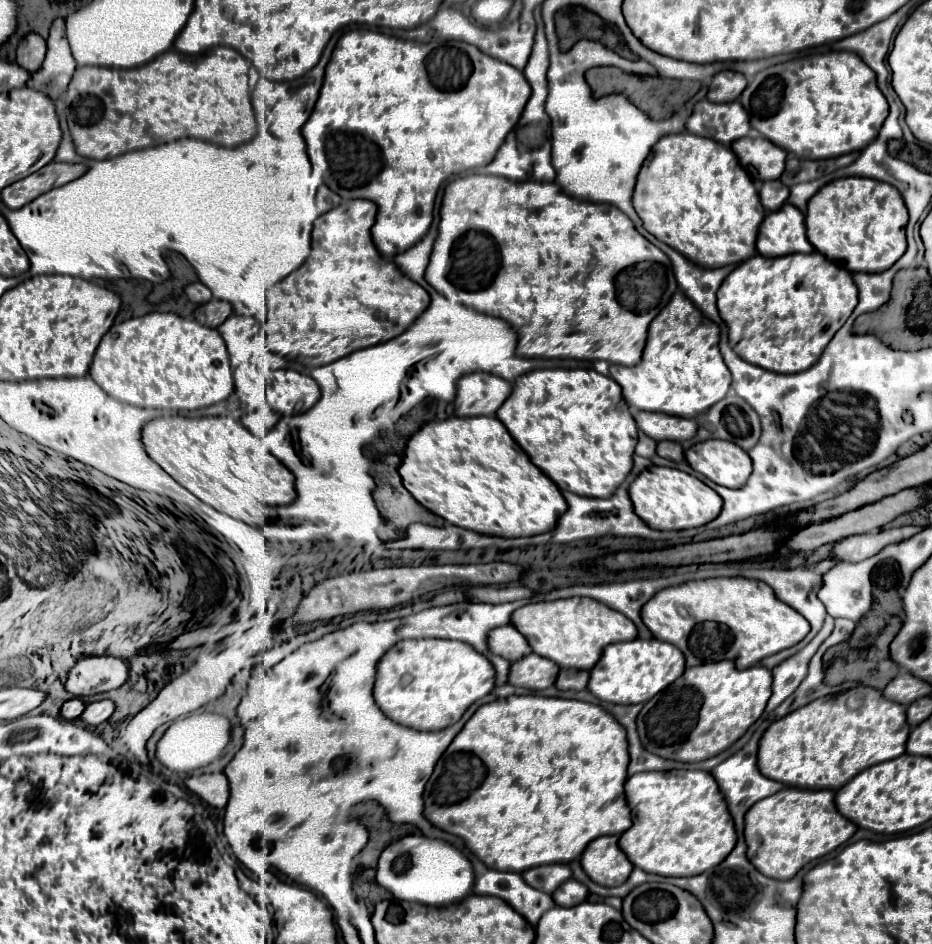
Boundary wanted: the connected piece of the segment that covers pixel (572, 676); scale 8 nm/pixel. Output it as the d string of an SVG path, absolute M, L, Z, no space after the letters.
M560 670L556 680L558 690L584 690L586 684L588 684L586 670Z

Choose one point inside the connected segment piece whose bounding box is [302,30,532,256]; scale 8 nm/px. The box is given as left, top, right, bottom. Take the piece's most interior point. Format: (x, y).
(395, 118)

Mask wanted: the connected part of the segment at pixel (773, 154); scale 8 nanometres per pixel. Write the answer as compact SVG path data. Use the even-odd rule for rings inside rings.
M740 138L732 144L744 170L756 180L778 180L784 172L786 152L766 138Z

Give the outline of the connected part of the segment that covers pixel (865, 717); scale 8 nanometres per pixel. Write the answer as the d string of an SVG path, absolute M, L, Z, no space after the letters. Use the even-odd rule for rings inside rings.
M854 686L842 694L818 698L772 722L758 744L758 770L784 786L806 790L840 790L862 770L898 758L908 740L906 708L884 700L882 692Z

